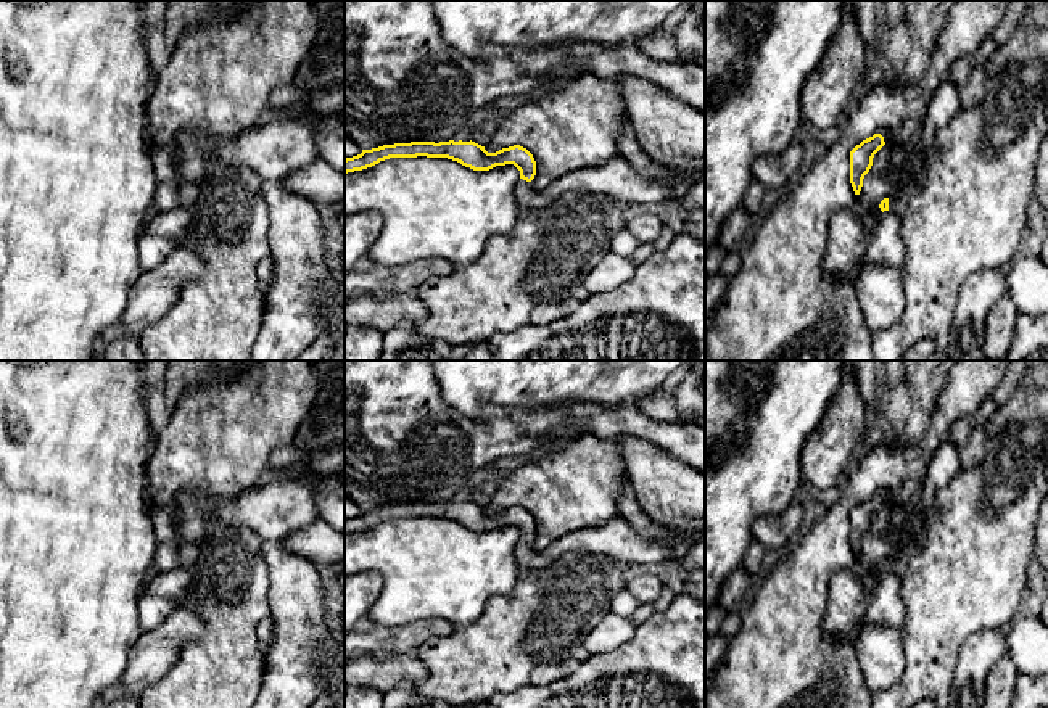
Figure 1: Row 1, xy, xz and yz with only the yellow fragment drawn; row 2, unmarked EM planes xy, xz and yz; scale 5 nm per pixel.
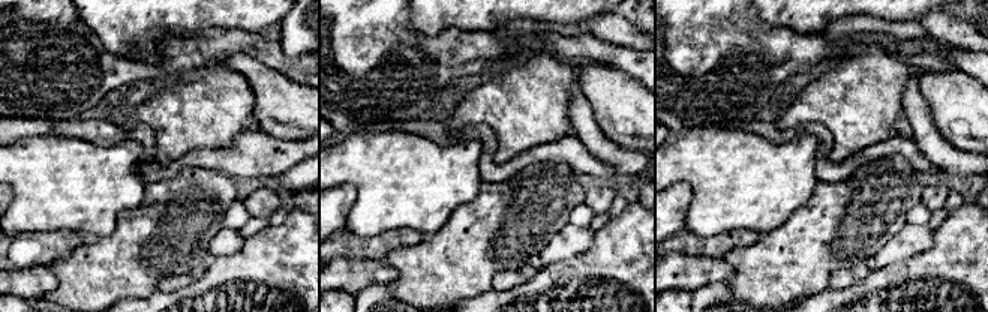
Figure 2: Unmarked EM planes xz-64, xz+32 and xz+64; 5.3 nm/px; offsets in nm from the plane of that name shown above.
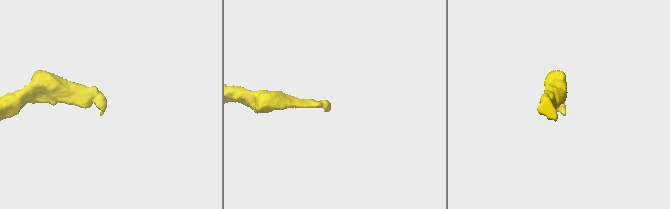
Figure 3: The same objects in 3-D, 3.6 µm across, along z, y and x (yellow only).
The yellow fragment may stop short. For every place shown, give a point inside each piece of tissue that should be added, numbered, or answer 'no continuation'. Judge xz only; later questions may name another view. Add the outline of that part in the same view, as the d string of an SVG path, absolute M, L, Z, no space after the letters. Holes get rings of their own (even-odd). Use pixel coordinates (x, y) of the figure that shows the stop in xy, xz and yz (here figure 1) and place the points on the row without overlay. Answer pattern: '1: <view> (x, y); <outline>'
1: xz (618, 539); M615 517L602 526L565 534L543 550L520 539L514 557L518 568L541 570L568 550L605 554L618 563L662 563L671 555L668 542L644 537L628 520Z

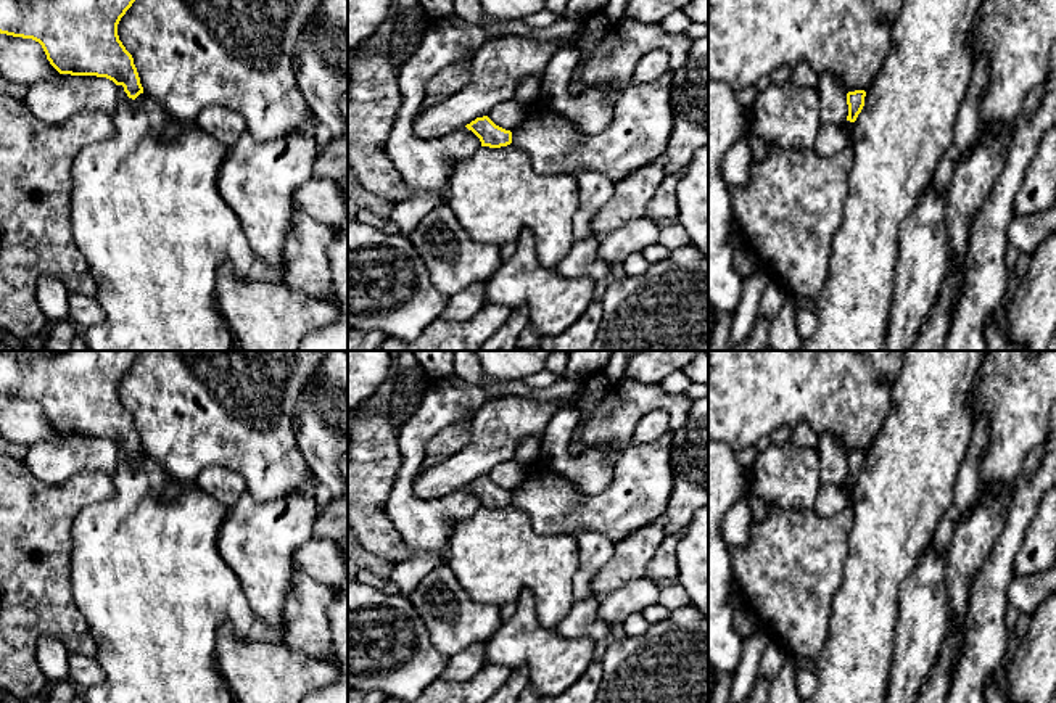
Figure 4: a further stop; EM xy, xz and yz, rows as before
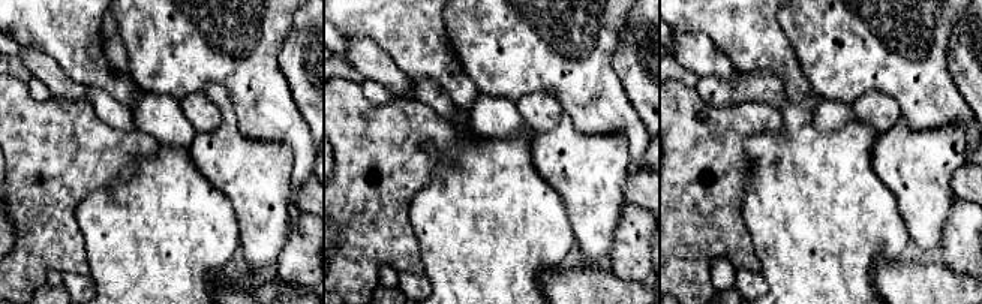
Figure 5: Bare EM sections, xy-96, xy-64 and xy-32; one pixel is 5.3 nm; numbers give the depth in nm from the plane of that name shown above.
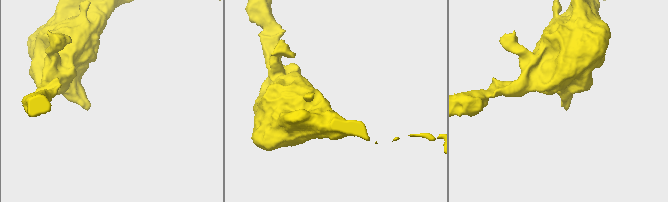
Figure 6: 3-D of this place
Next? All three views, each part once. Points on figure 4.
no continuation

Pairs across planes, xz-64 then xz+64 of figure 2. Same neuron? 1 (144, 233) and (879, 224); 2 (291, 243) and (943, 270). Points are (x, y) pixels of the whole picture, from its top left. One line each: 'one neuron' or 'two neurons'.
1: one neuron
2: one neuron

